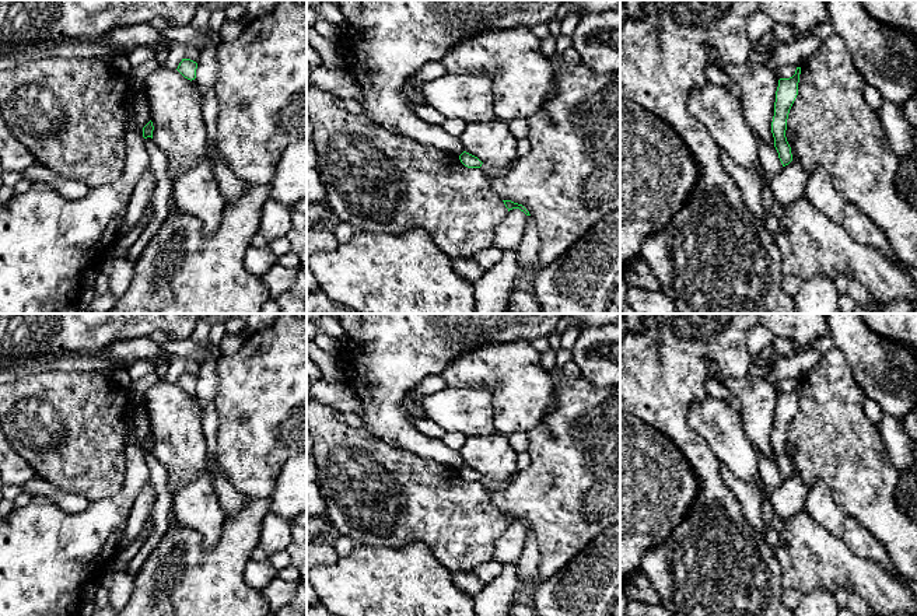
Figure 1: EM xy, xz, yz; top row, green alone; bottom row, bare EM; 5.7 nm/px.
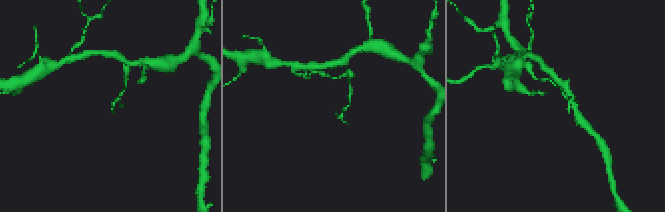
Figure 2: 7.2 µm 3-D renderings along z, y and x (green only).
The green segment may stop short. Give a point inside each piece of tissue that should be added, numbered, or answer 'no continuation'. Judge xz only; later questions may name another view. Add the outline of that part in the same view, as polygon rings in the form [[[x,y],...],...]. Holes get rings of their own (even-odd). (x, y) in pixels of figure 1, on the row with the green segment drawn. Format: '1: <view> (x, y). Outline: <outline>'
no continuation

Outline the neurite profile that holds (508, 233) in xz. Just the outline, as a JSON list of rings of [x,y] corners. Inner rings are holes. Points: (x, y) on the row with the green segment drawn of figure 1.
[[[512,209],[501,220],[494,231],[494,246],[501,249],[515,249],[528,225],[528,216],[519,209]]]

